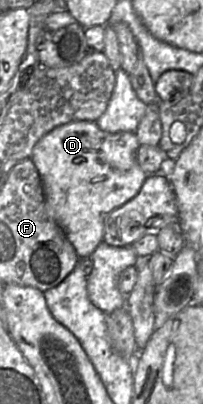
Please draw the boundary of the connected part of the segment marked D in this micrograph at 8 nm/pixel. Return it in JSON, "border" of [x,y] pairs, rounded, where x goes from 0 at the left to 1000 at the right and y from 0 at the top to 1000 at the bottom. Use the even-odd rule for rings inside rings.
{"border":[[[355,300],[281,312],[167,361],[148,391],[212,453],[232,527],[310,567],[394,639],[448,636],[507,597],[512,542],[527,530],[665,488],[739,433],[675,401],[685,364],[665,327],[532,329],[448,300]]]}

